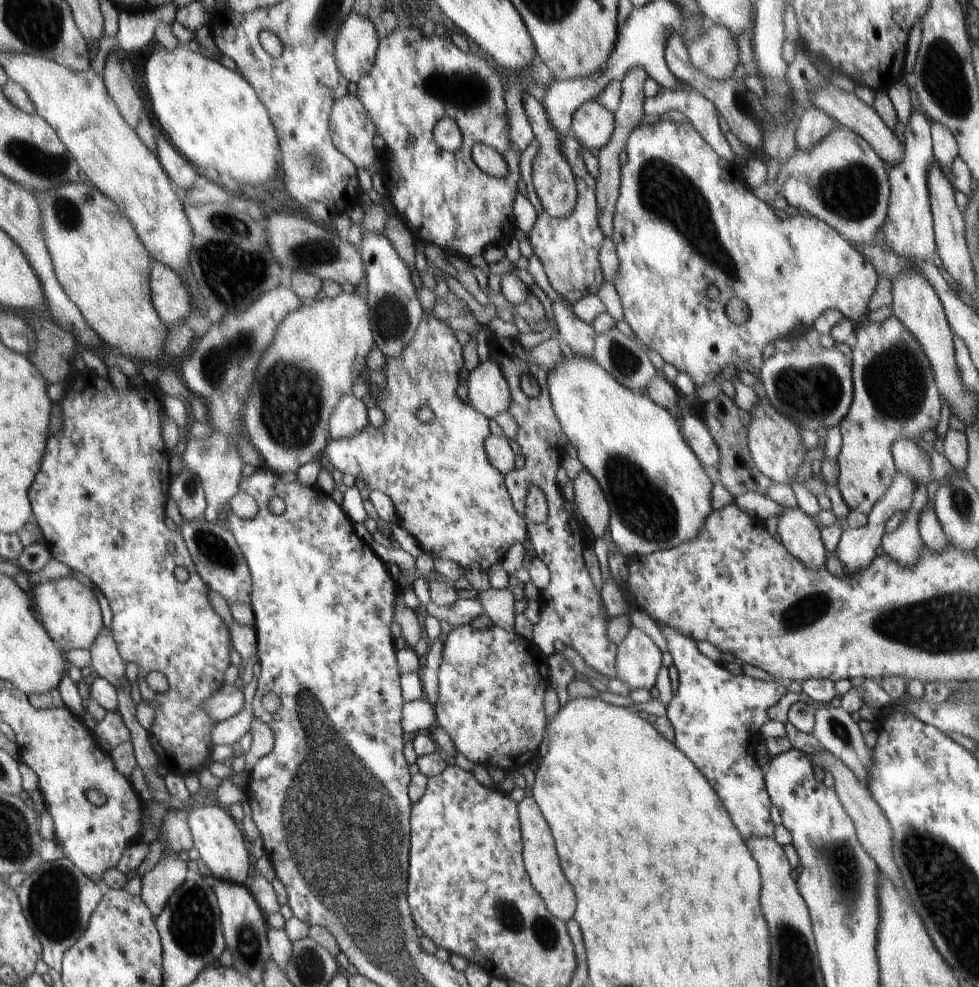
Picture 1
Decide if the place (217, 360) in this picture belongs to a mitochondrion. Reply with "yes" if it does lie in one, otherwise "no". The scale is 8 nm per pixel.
yes

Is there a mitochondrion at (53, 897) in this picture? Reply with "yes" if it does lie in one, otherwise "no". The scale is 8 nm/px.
yes

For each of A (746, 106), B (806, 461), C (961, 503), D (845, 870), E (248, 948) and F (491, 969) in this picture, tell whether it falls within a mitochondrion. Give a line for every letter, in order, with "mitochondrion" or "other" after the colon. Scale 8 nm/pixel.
A: mitochondrion
B: other
C: mitochondrion
D: mitochondrion
E: mitochondrion
F: other

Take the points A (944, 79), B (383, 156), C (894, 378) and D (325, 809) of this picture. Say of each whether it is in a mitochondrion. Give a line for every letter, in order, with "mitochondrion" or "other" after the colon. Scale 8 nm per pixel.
A: mitochondrion
B: other
C: mitochondrion
D: mitochondrion

